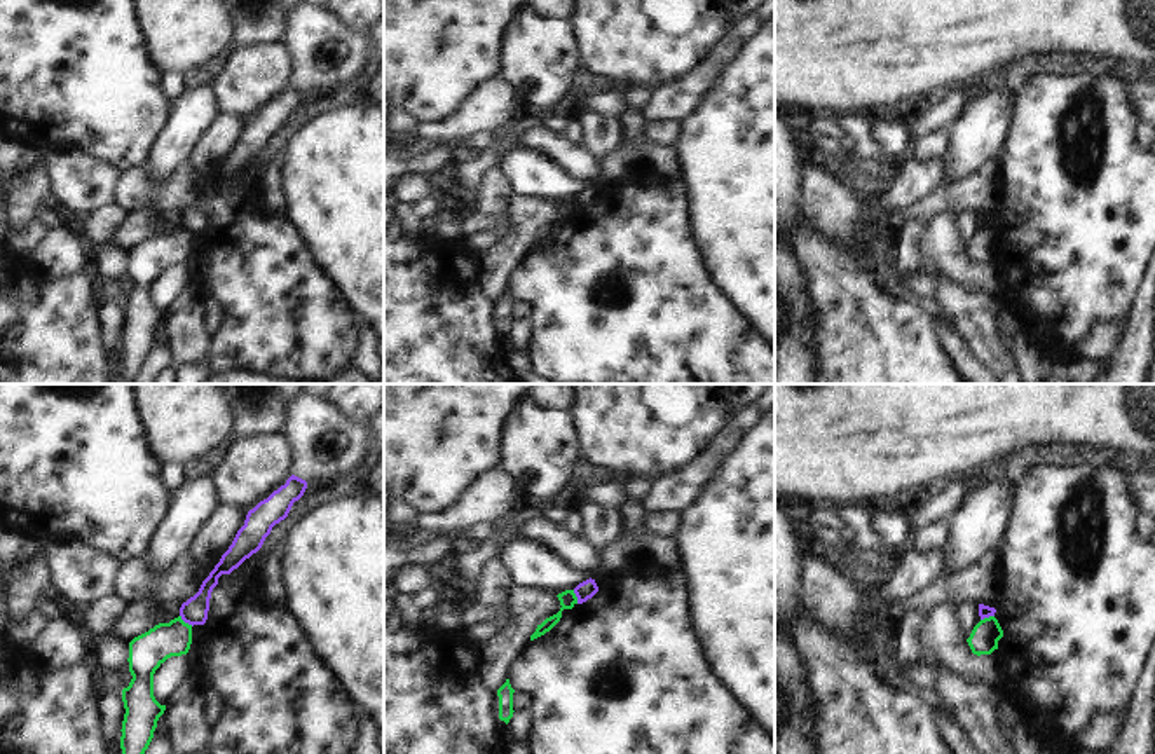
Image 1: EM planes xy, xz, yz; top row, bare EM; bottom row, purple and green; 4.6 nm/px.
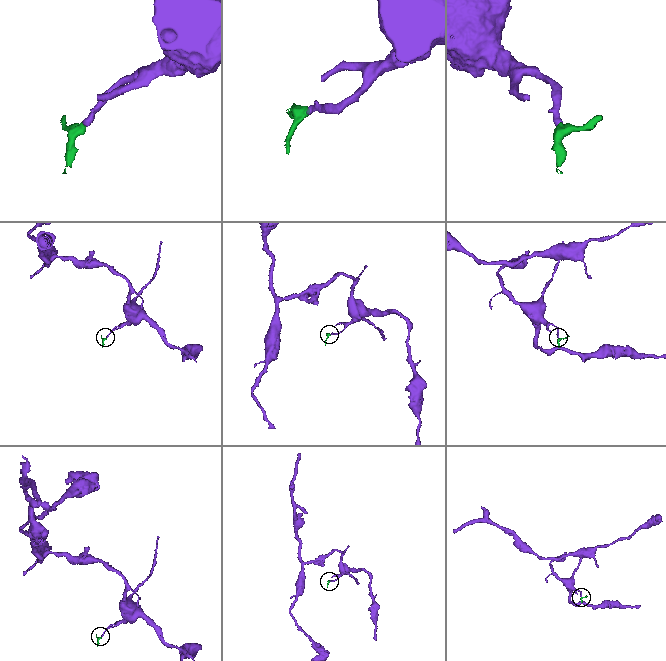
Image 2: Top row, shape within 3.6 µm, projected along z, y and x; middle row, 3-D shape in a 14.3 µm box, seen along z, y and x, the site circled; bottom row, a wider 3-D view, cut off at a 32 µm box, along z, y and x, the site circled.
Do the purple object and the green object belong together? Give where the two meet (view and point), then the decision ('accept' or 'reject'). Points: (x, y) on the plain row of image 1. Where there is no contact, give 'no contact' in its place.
meets purple in xy at (185, 231); reject

